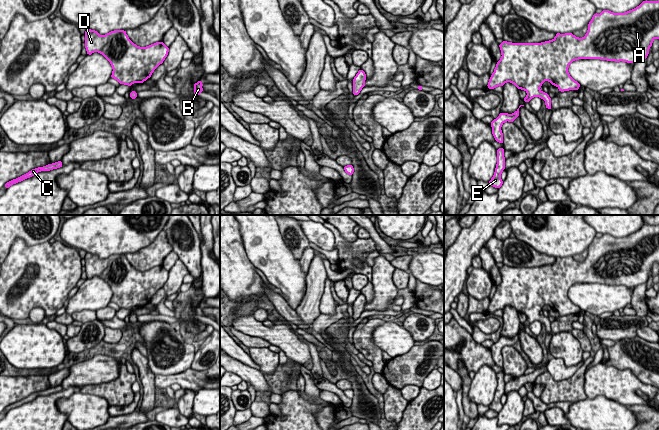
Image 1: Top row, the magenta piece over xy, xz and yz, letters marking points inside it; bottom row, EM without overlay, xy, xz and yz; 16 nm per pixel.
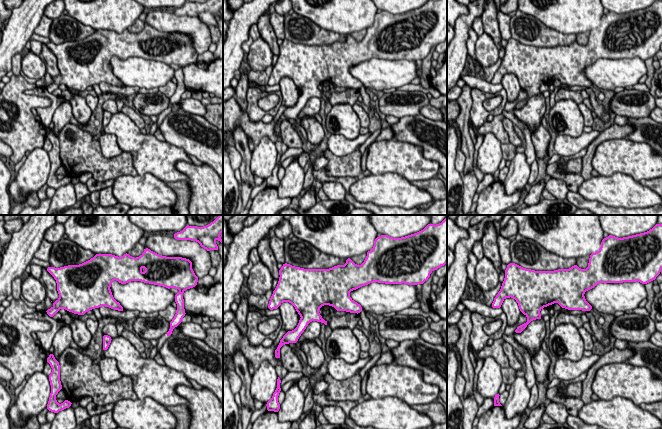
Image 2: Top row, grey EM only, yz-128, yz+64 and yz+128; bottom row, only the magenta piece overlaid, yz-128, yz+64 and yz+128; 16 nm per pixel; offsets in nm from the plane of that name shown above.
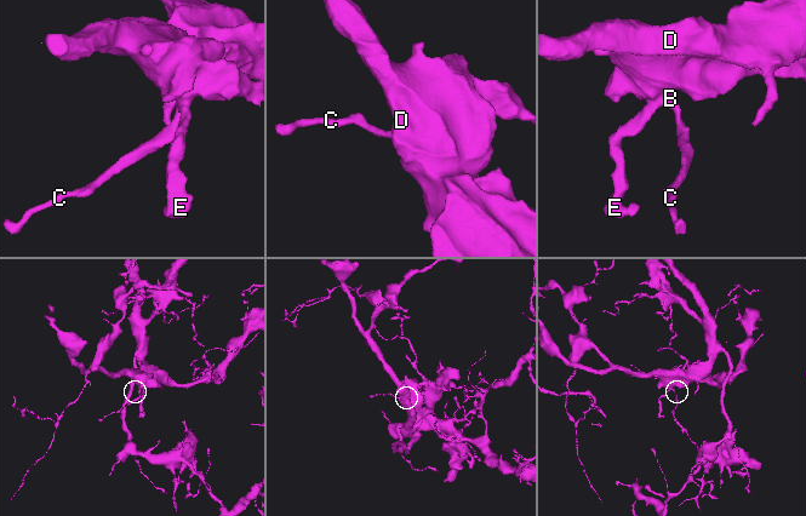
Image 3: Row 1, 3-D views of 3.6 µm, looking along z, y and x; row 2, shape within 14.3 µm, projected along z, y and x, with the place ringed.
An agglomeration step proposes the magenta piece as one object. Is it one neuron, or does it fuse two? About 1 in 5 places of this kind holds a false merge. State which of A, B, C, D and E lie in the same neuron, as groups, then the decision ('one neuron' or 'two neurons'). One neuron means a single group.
A B C D E | one neuron

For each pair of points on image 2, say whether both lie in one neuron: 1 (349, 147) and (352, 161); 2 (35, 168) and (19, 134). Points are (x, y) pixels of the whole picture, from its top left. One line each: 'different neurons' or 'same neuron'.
1: different neurons
2: different neurons

